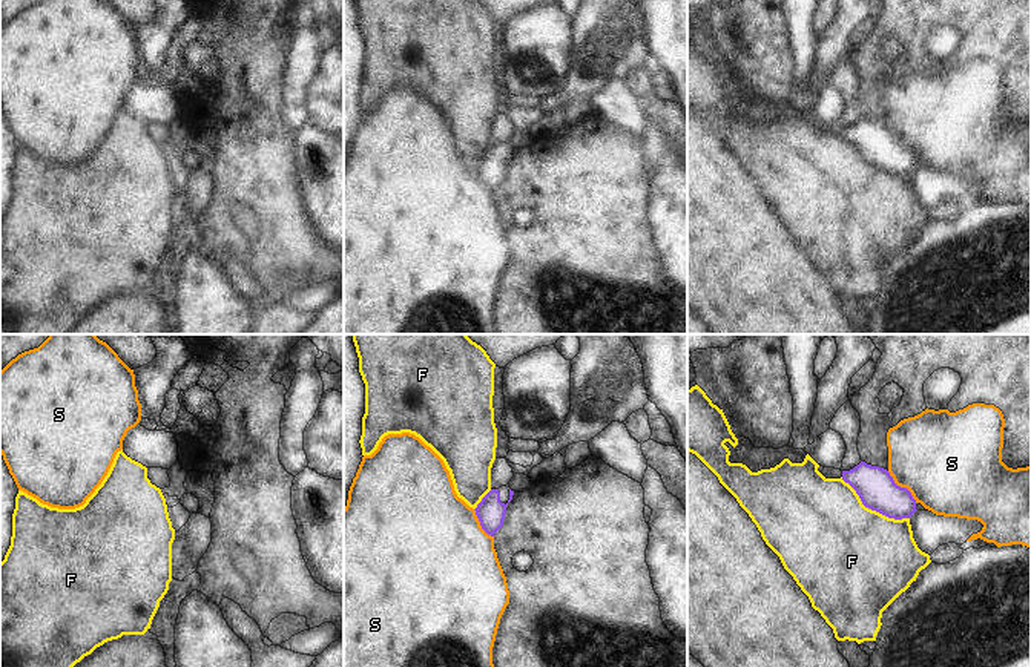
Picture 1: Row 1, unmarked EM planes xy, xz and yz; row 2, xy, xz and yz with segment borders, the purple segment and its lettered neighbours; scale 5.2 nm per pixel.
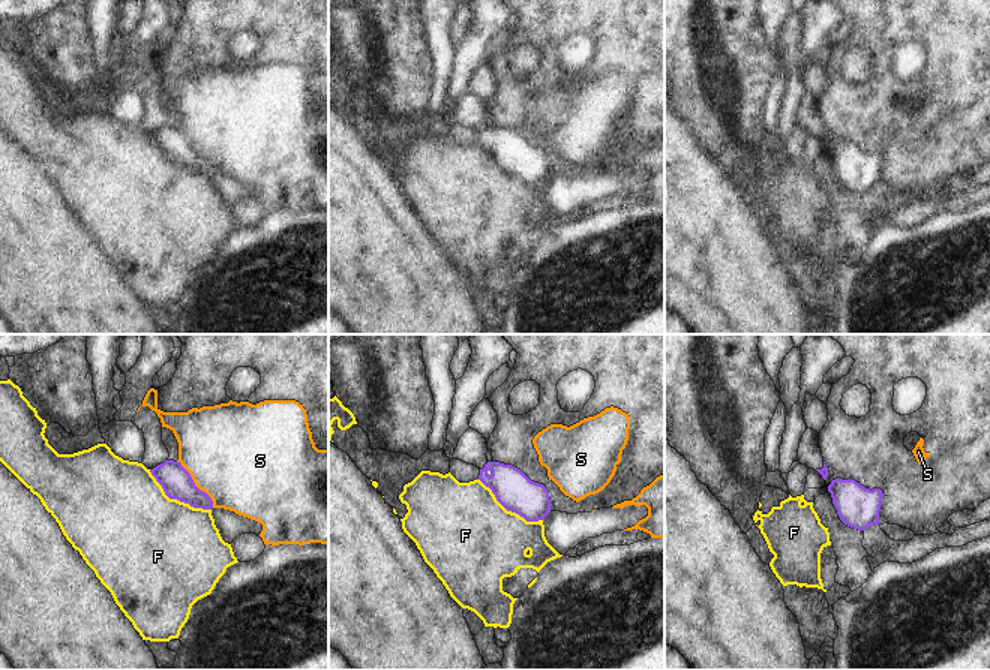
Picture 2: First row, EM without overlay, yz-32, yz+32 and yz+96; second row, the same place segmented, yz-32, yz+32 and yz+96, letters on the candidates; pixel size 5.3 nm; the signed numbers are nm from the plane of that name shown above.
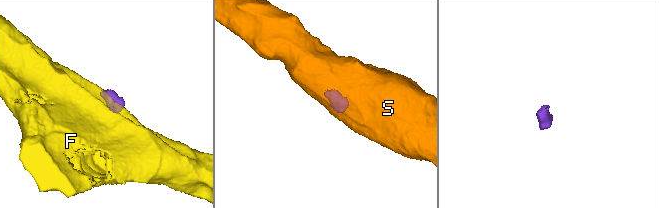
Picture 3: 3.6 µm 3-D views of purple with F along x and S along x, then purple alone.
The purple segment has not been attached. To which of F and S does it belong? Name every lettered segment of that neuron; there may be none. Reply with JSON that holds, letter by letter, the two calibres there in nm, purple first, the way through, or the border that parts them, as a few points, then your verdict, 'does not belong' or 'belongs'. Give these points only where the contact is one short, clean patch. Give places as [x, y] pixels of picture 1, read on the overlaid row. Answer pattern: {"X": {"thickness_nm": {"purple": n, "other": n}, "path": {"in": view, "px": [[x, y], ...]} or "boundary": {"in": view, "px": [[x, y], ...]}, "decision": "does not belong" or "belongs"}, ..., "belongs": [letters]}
{"F": {"thickness_nm": {"purple": 200, "other": 500}, "boundary": {"in": "yz", "px": [[841, 477], [866, 506], [889, 517], [909, 519]]}, "decision": "does not belong"}, "S": {"thickness_nm": {"purple": 200, "other": 480}, "boundary": {"in": "yz", "px": [[887, 471], [916, 502]]}, "decision": "does not belong"}, "belongs": []}

